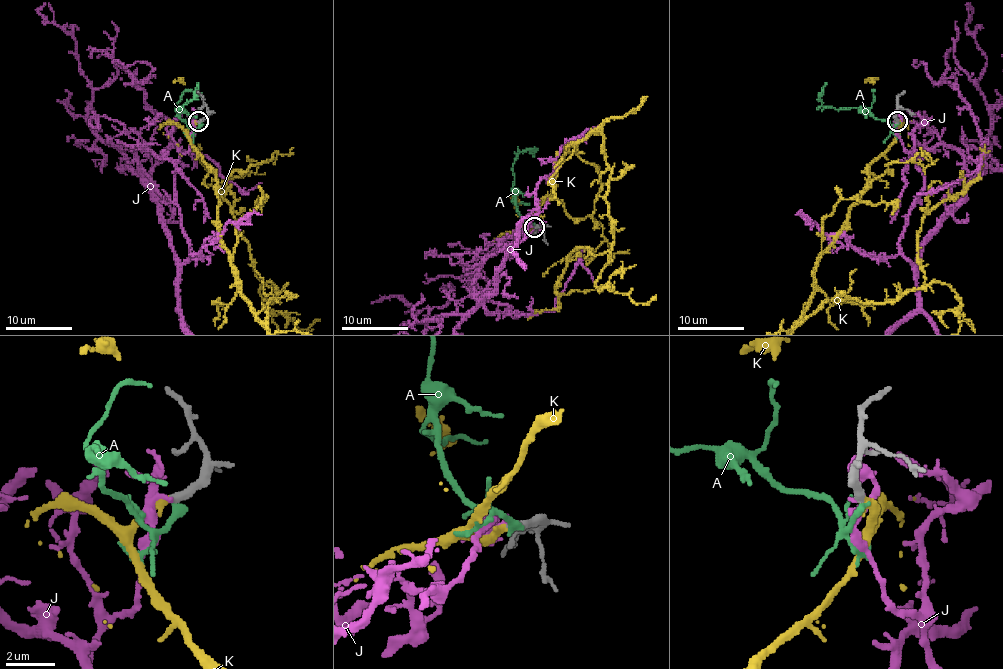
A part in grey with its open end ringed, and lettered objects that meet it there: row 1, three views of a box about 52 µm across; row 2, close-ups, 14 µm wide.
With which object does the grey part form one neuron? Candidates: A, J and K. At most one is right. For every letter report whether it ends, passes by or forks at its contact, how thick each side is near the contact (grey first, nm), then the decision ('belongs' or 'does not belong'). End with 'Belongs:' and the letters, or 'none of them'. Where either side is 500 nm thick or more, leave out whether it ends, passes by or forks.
A: it ends there; 360 nm thick on the grey side, 320 nm on the other; does not belong
J: it passes by; 360 nm thick on the grey side, 130 nm on the other; does not belong
K: it ends there; 360 nm thick on the grey side, 340 nm on the other; belongs
Belongs: K

